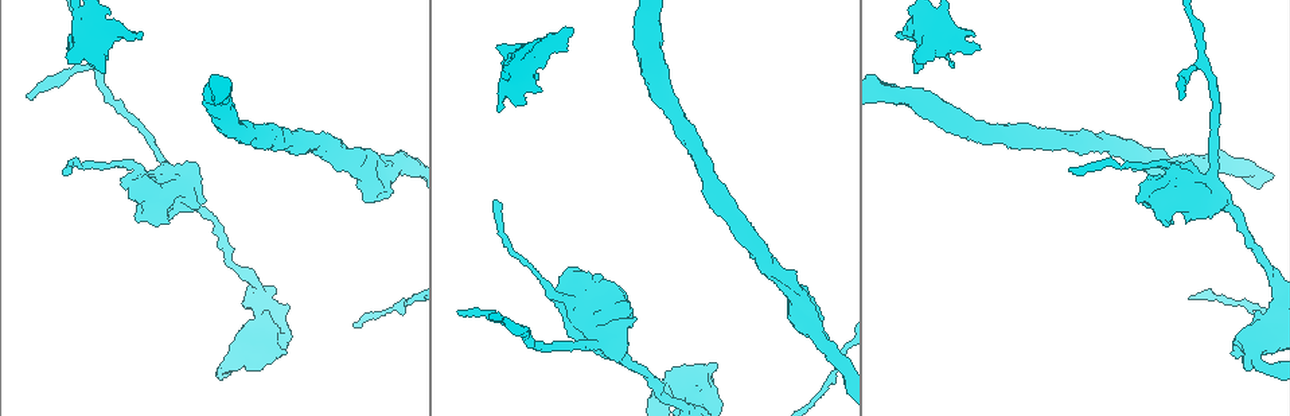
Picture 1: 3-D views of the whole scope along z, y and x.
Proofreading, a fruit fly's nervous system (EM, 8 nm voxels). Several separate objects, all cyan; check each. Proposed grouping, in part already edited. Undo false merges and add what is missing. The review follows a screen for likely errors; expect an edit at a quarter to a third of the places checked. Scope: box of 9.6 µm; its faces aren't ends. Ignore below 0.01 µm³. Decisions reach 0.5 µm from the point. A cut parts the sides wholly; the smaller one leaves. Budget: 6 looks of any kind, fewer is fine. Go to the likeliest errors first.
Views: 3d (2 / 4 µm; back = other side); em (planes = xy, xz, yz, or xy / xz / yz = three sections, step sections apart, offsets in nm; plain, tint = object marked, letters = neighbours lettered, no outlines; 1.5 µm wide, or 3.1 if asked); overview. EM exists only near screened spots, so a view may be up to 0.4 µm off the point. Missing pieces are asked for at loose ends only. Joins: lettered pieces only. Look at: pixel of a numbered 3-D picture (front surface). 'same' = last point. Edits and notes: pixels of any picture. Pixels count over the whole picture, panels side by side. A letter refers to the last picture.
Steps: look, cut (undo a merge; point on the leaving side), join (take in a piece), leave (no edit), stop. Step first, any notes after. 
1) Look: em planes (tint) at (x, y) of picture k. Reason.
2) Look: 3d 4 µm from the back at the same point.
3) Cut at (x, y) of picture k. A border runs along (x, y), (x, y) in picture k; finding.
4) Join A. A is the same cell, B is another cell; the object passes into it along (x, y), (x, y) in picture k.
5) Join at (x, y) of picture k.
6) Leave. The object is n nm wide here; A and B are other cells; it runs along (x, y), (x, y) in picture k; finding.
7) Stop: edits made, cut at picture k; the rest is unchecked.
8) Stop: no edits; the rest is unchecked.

Look: 3d 4 µm at (916, 61) of picture 1.

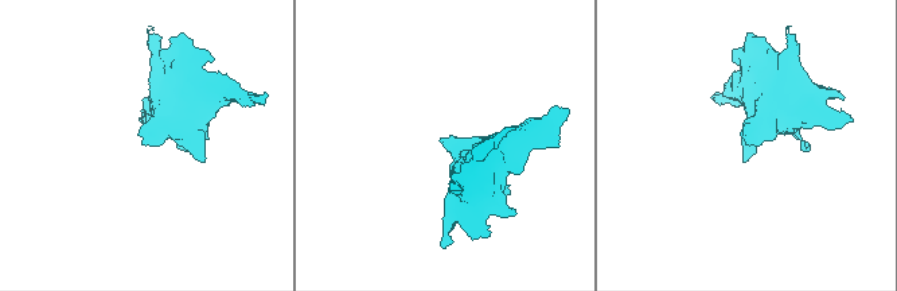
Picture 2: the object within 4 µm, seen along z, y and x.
Look: em 3.1 µm planes (letters) at (445, 144) of picture 2.

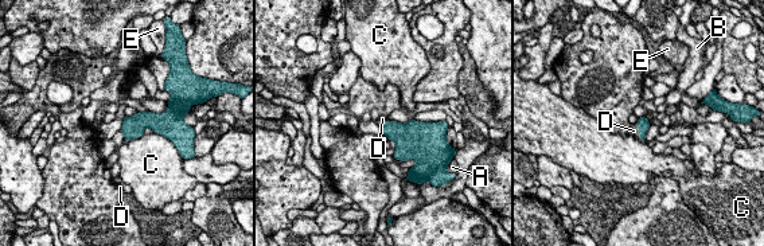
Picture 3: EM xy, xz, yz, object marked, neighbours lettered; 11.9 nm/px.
Join D. D is the same cell, A, B, C and E are other cells; the object passes into it along (643, 124), (639, 132), (634, 131) in picture 3; it goes on there.

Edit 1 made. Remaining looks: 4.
Look: 3d 4 µm at (140, 31) of picture 1. Branch stops here.

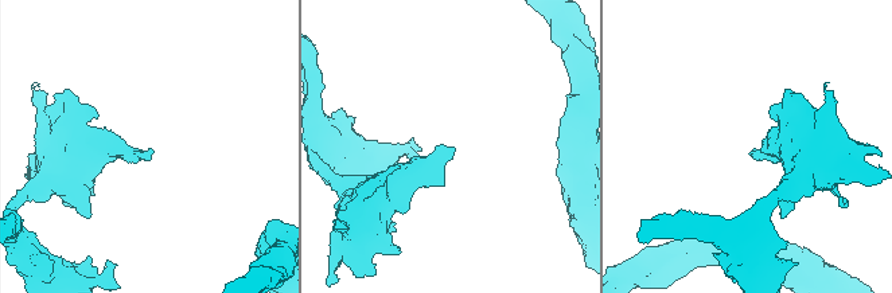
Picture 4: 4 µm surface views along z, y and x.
Look: em planes (letters) at (453, 147) of picture 4.

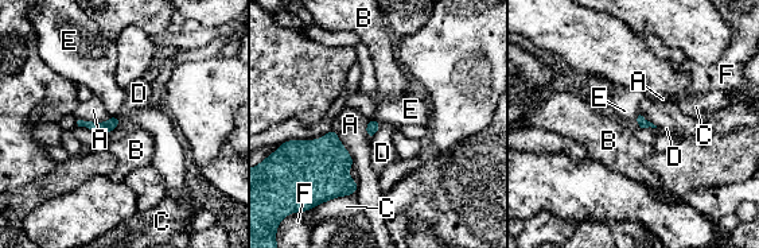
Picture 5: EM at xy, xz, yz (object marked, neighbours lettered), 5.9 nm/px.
Leave. A, B, C, D, E and F are other cells; a border runs along (111, 115), (121, 119) in picture 5; none of them fits.

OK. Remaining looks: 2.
Look: em xy step 4 (tint) at (1180, 94) of picture 1. Thin end.

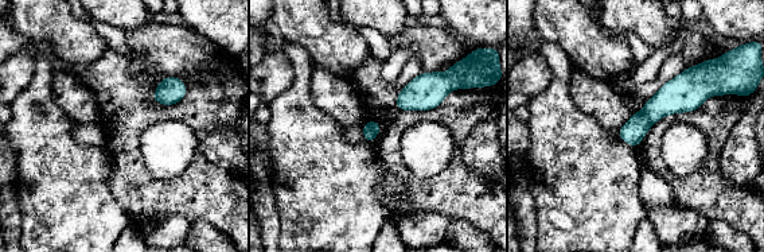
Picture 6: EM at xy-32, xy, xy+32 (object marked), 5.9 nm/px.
Look: em planes (letters) at the same point. Cut it another way.

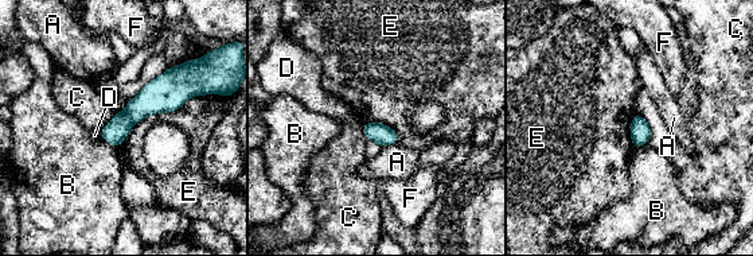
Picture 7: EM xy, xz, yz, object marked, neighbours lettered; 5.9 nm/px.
Leave. The longest contact is with E, 600 nm; A, B, C, D, E and F are other cells; no lettered piece goes on from it.

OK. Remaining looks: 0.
Stop: edits made, join at picture 3; the rest is unchecked.

